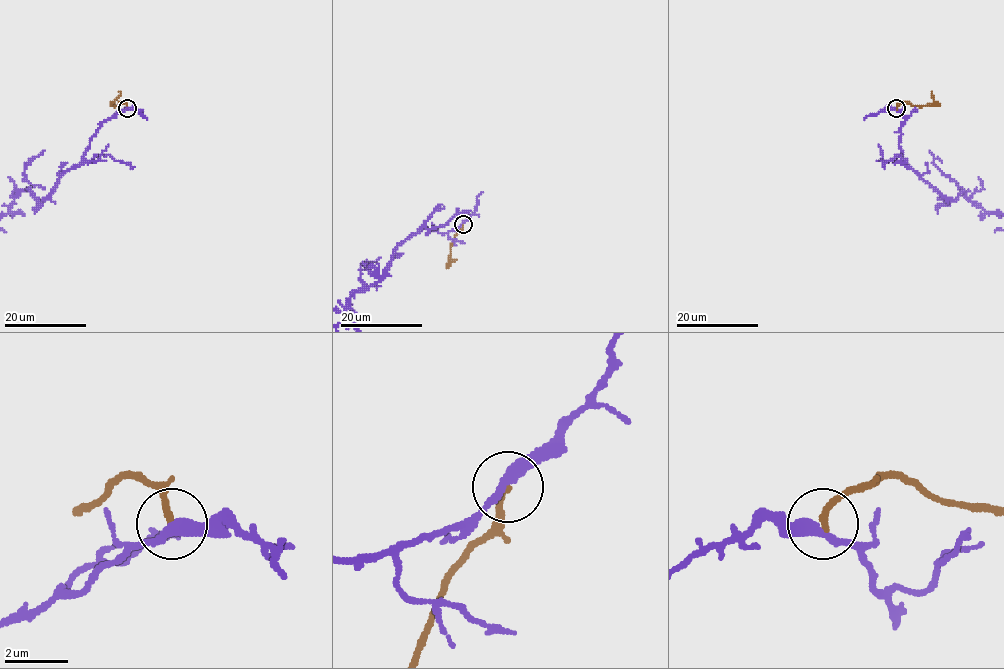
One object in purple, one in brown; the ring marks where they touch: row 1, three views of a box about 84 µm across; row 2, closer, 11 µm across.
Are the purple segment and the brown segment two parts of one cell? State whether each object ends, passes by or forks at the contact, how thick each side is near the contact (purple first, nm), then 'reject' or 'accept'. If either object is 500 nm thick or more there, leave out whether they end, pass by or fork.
purple passes by; brown ends; calibres 360 and 240 nm; reject

